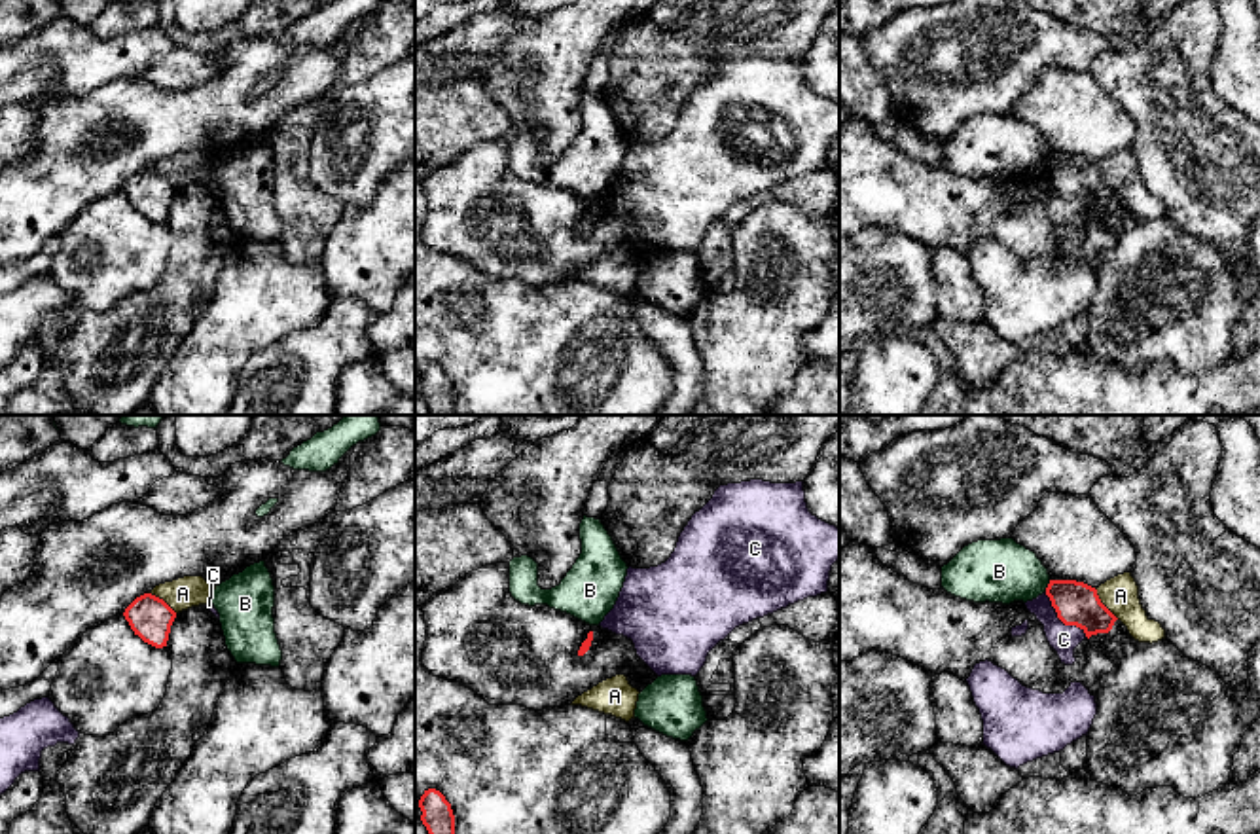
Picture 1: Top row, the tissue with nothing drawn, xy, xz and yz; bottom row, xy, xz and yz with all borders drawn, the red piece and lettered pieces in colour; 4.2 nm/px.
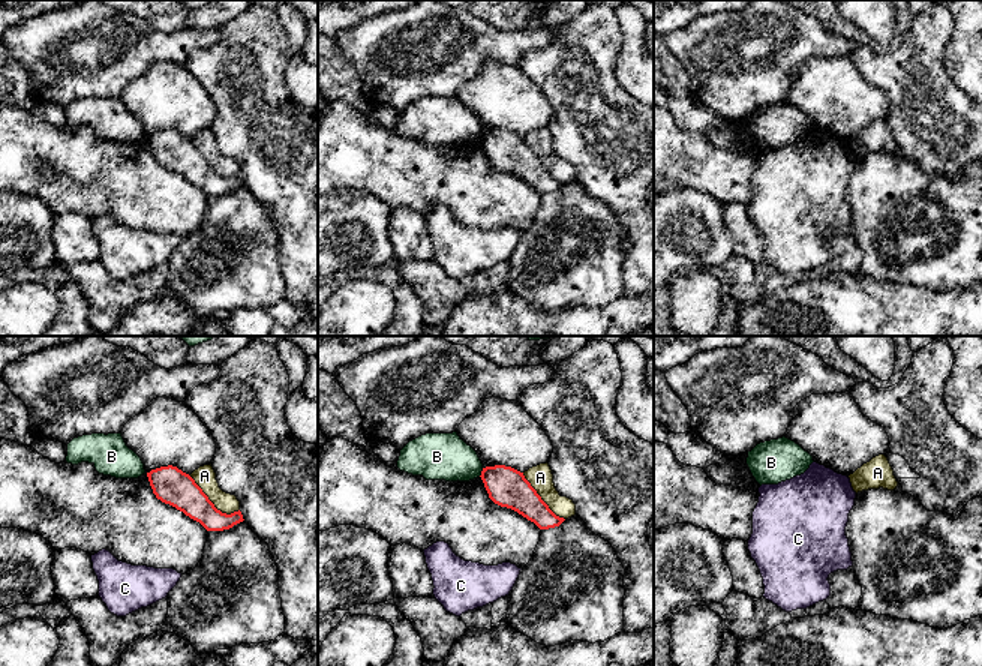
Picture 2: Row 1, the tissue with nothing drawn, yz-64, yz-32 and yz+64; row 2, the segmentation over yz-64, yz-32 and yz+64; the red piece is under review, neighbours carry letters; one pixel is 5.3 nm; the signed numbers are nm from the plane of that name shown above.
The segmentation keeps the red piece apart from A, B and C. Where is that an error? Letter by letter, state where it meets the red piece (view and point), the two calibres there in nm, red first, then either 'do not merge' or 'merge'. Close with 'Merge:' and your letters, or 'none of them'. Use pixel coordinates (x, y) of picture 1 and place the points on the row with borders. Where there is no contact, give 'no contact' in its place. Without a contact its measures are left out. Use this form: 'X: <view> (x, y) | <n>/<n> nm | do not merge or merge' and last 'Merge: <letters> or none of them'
A: yz (1101, 603) | 190/160 nm | do not merge
B: yz (1048, 586) | 190/280 nm | do not merge
C: yz (1062, 620) | 190/120 nm | do not merge
Merge: none of them

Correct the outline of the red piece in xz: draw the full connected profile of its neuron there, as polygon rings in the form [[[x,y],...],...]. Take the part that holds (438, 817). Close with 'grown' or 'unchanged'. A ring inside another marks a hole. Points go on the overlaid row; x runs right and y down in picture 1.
[[[424,790],[419,800],[419,807],[423,811],[421,821],[428,834],[455,834],[455,815],[451,804],[440,790]]]; unchanged

